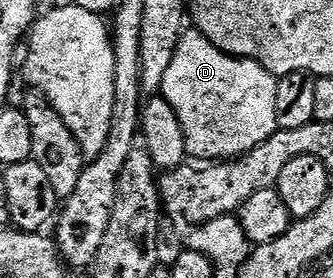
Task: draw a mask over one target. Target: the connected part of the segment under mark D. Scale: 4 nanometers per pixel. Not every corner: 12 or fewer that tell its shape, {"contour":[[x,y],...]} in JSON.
{"contour":[[183,34],[164,73],[187,154],[268,141],[278,79]]}

